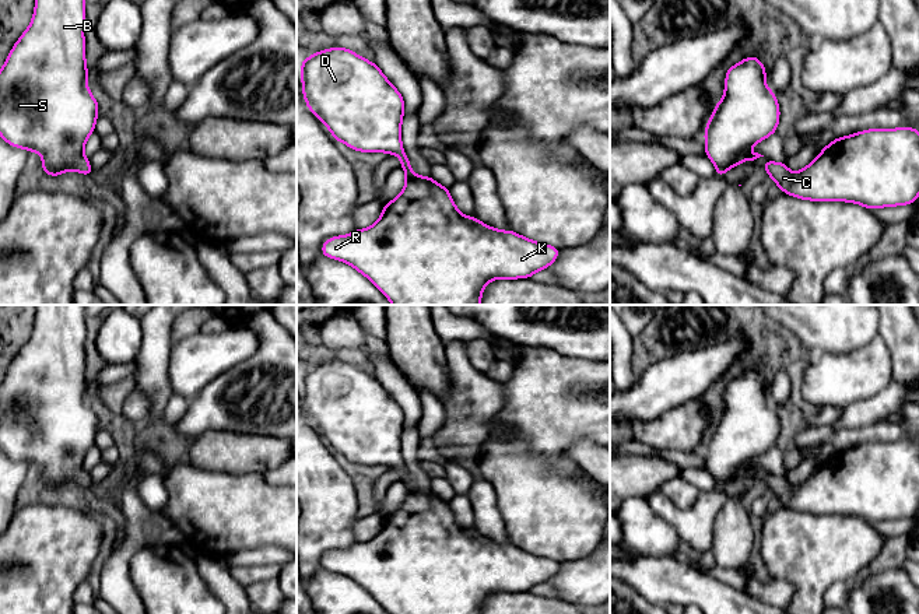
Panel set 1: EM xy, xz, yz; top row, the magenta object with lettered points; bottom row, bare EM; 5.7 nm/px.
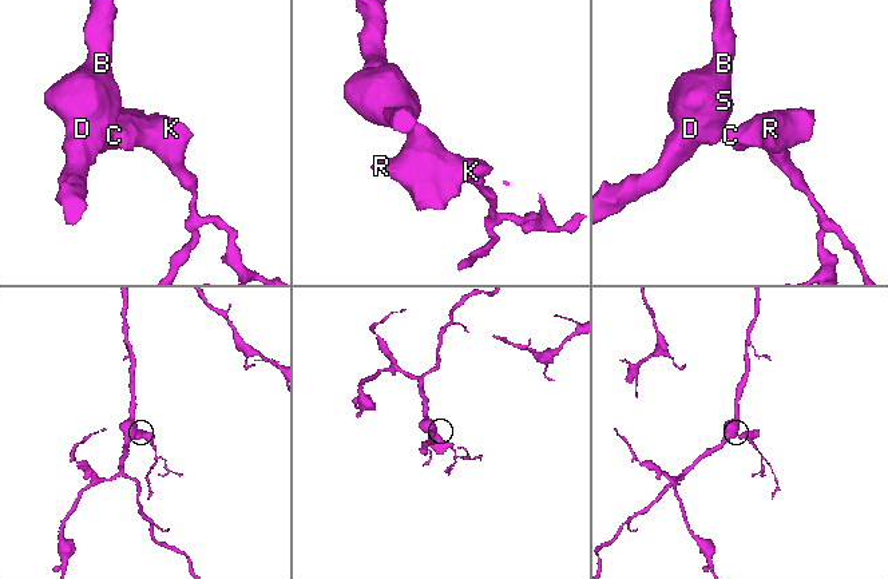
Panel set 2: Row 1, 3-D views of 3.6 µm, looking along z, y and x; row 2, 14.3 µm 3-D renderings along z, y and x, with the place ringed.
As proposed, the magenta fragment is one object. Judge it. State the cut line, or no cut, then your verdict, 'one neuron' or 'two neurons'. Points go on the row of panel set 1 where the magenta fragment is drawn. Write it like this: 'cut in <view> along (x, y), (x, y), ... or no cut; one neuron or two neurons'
no cut; one neuron

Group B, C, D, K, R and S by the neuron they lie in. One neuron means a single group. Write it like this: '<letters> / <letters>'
B C D K R S

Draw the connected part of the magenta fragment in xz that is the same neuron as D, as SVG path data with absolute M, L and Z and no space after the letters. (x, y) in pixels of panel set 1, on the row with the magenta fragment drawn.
M334 46L311 55L301 63L302 95L308 109L330 130L336 141L361 152L396 154L406 172L406 186L392 201L383 204L380 218L366 229L329 238L320 255L344 262L364 274L393 305L481 305L484 287L497 278L530 278L553 264L560 250L555 246L534 242L511 229L501 231L459 213L449 187L441 186L429 175L418 176L401 144L404 99L397 88L373 63L350 49Z

